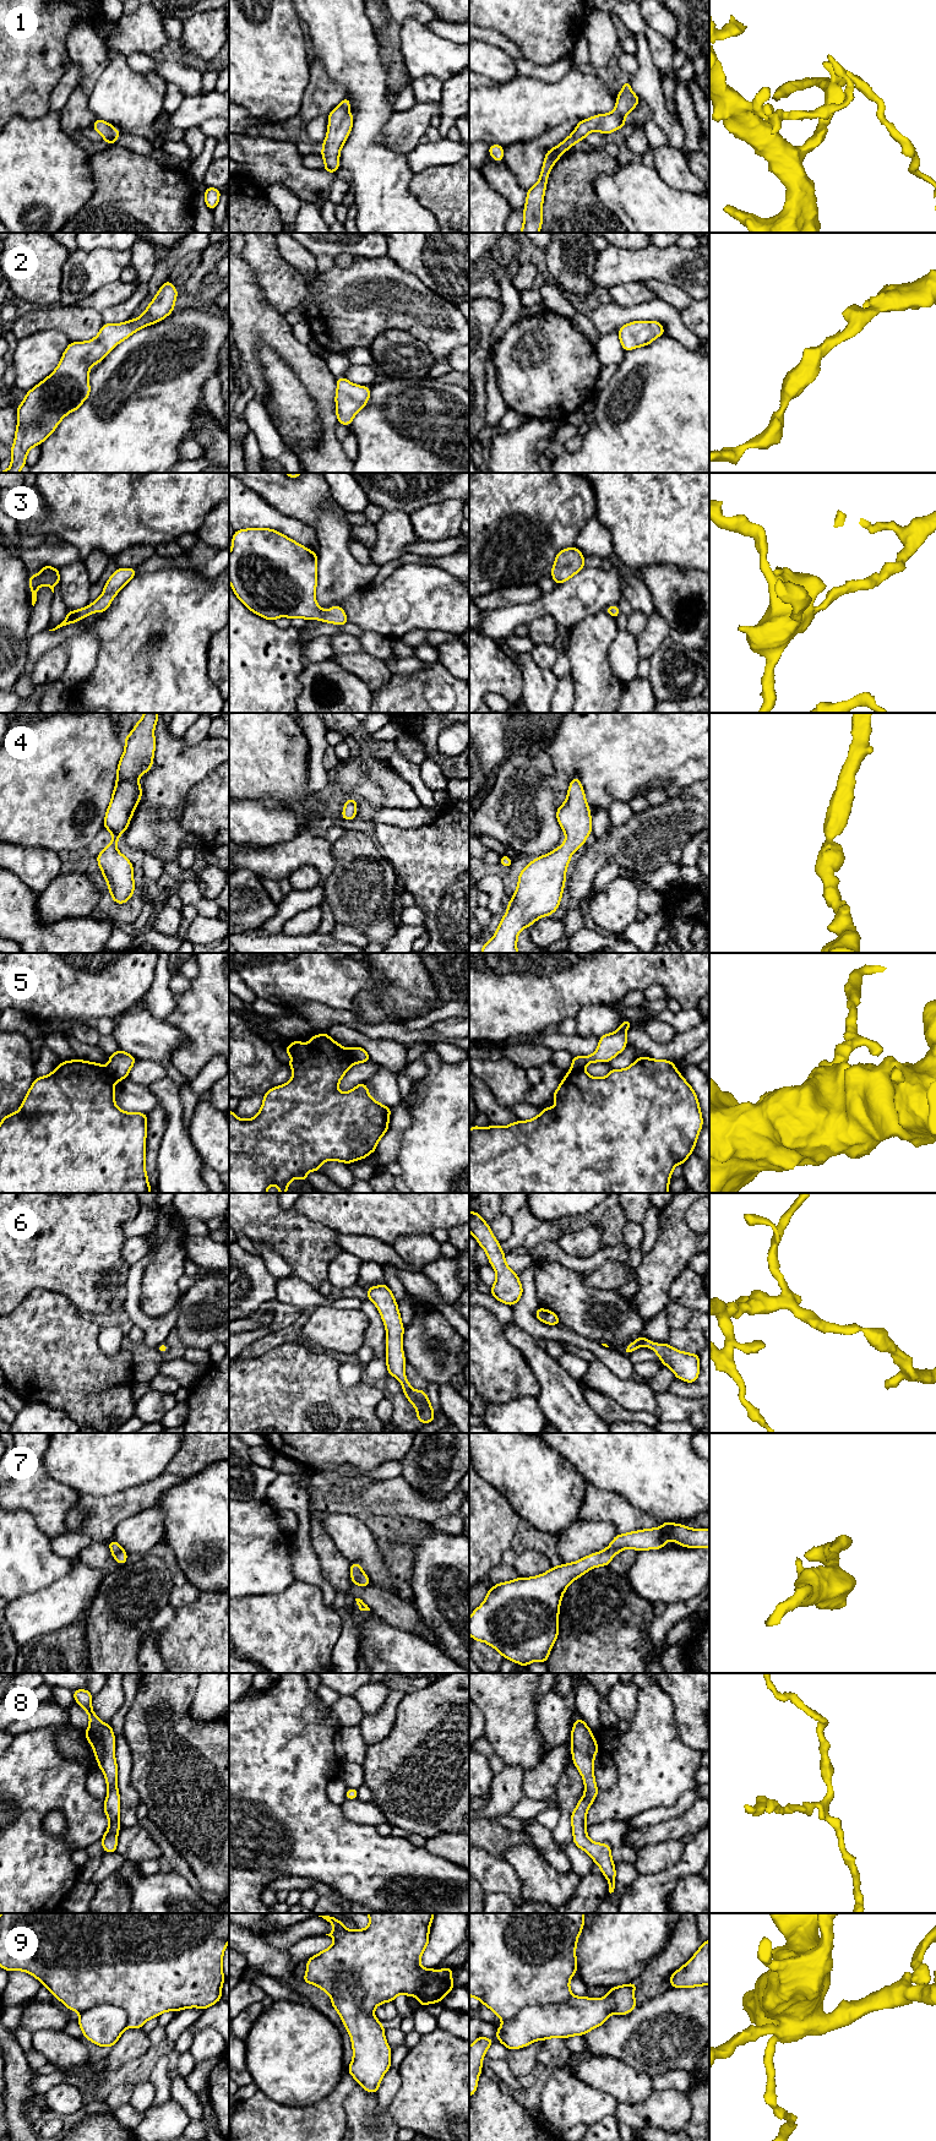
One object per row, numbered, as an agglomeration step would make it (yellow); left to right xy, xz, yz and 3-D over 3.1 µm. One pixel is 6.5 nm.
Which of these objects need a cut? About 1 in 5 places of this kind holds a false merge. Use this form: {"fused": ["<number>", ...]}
{"fused": ["5", "9"]}

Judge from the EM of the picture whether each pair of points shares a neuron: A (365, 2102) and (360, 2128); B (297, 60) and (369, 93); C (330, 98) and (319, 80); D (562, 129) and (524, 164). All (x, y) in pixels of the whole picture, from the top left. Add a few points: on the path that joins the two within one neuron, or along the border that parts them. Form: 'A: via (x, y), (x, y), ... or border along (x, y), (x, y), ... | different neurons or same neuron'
A: via (364, 2108), (364, 2122) | same neuron
B: border along (309, 52), (311, 55) | different neurons
C: via (325, 93), (320, 85) | same neuron
D: via (553, 137), (533, 154) | same neuron

